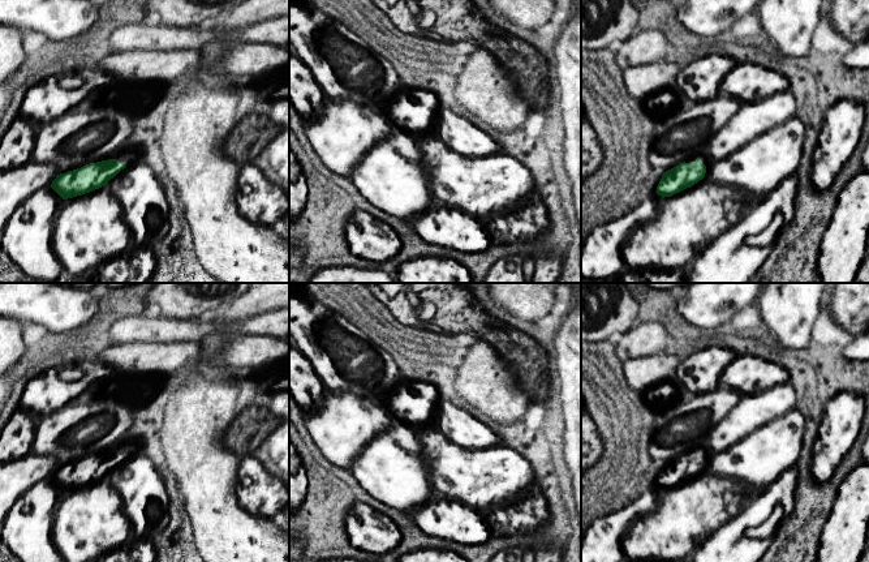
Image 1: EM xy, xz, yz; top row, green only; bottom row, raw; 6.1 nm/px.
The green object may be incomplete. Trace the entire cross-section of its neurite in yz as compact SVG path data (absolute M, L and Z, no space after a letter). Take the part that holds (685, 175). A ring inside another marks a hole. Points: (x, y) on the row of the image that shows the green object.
M706 155L691 158L663 172L655 193L664 198L693 186L707 176L710 166L711 163Z

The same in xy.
M121 147L102 162L60 173L51 188L63 198L73 198L106 186L121 170L137 162L134 151Z

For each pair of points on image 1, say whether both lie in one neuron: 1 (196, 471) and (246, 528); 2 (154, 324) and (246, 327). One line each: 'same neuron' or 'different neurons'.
1: same neuron
2: same neuron

